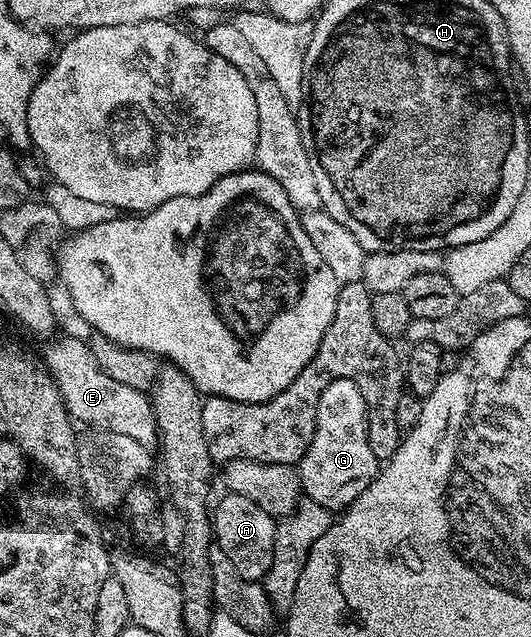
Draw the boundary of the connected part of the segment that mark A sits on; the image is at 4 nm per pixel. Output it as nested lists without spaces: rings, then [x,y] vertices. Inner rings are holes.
[[[224,493],[224,498],[213,506],[213,538],[229,556],[229,564],[245,580],[257,582],[267,577],[273,564],[273,544],[275,543],[276,519],[265,508],[261,508],[249,496]]]

